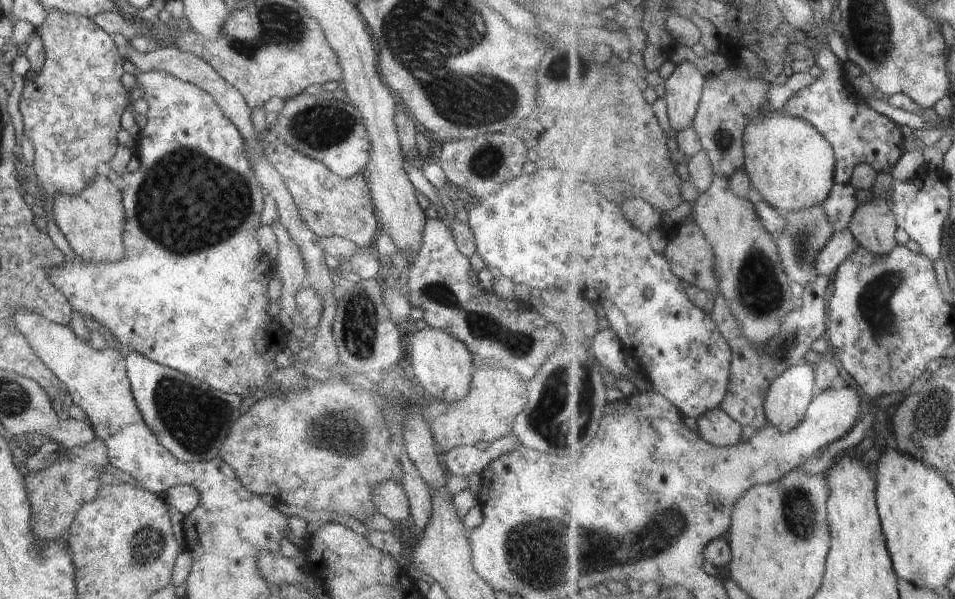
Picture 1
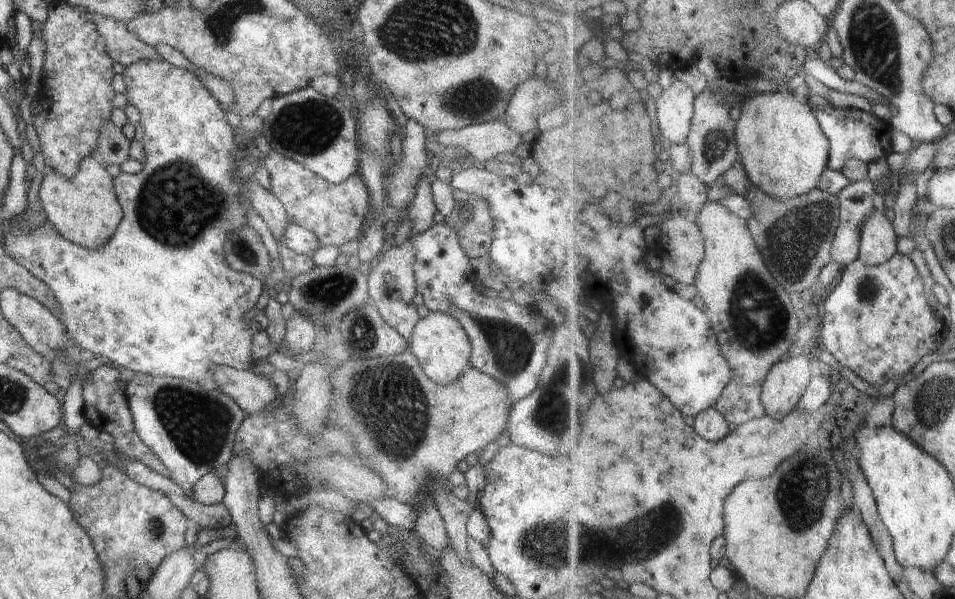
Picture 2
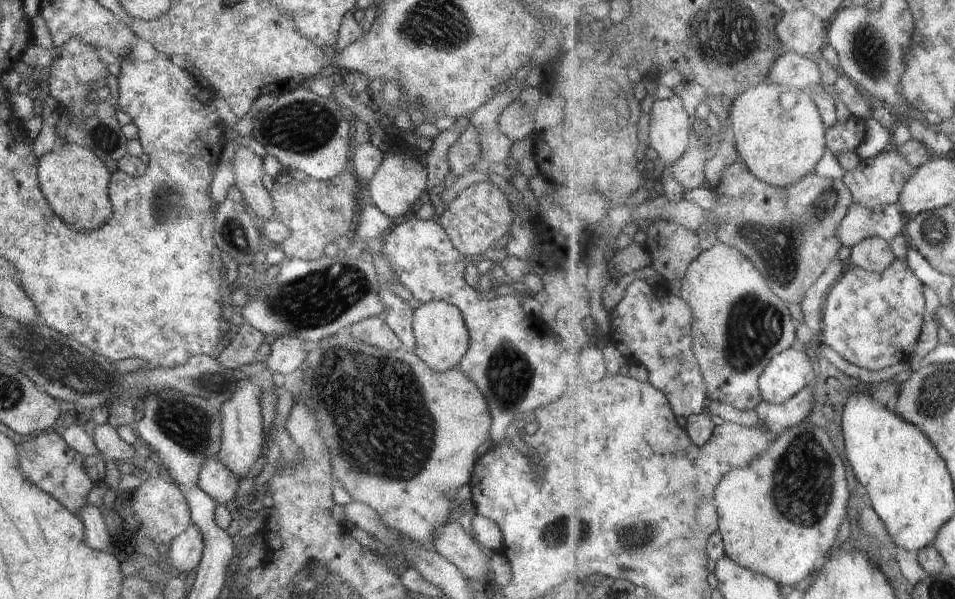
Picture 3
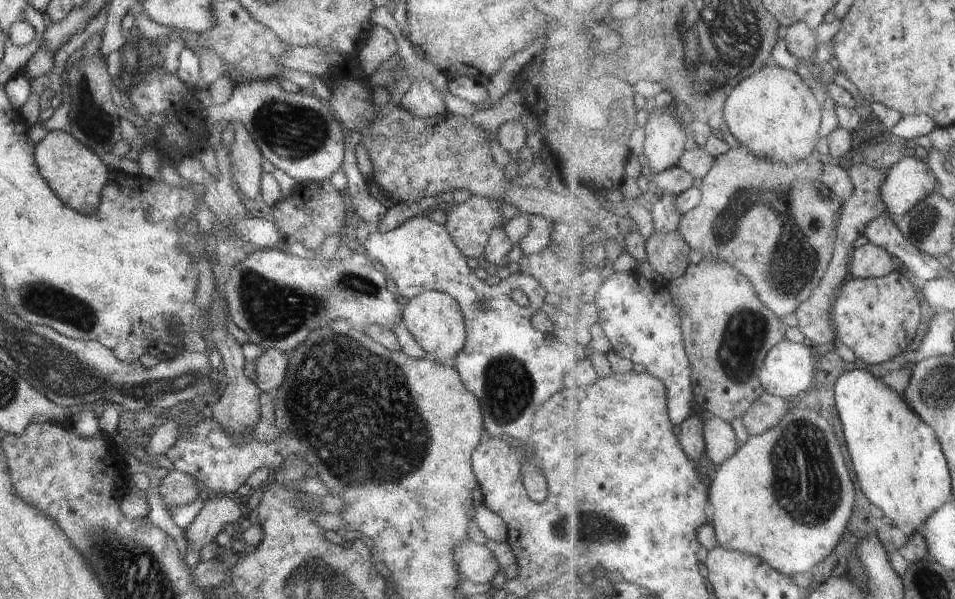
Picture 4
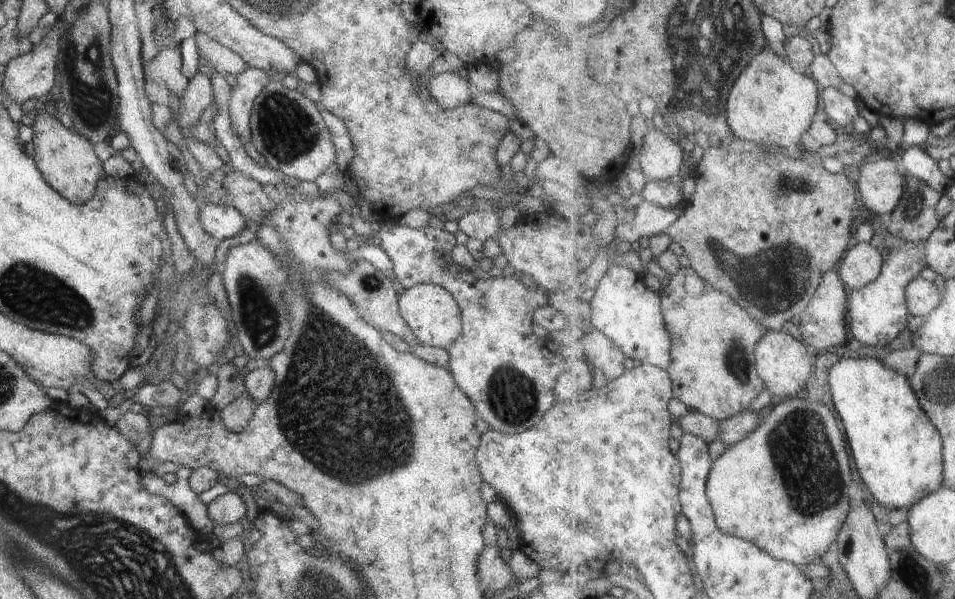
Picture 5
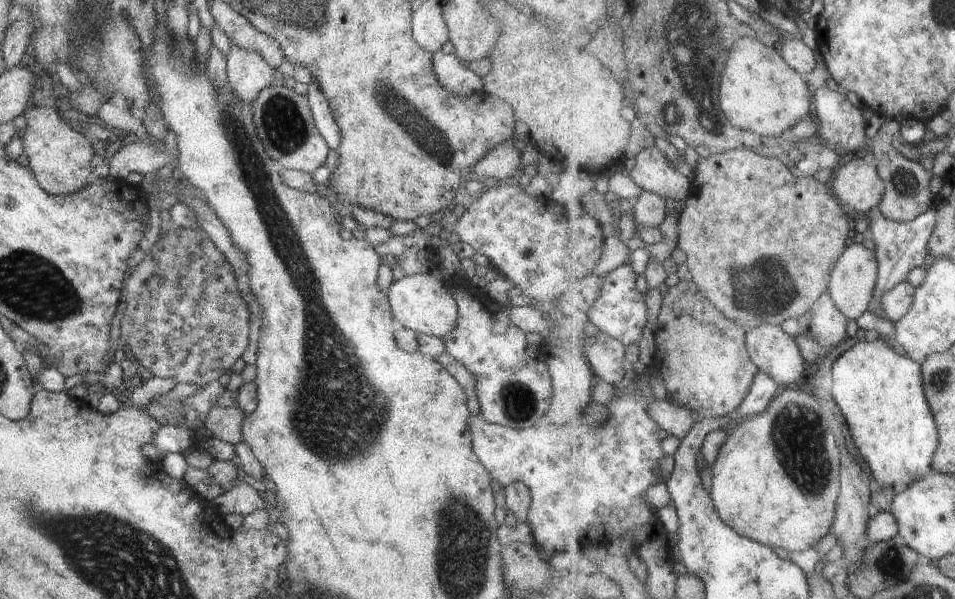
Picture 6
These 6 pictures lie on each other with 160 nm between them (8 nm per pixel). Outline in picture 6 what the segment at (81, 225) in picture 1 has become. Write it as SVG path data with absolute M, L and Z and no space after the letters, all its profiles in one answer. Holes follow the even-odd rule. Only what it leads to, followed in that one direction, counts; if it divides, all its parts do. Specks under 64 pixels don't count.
M32 107L23 111L26 118L24 132L19 132L29 160L29 168L42 190L49 195L66 196L77 193L90 184L92 157L95 155L89 137L73 129L61 113L52 107Z

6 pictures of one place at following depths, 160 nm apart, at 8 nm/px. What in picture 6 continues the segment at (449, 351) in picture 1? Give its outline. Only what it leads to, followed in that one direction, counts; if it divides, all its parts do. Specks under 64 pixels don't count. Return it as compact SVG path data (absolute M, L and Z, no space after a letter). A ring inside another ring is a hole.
M429 273L415 274L394 281L387 292L392 317L399 327L410 329L420 336L443 338L453 331L458 318L458 307L449 291L451 281Z

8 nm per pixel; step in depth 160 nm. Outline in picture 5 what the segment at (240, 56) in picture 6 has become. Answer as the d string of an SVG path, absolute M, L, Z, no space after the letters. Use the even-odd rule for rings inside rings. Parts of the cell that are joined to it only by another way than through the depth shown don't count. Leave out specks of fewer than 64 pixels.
M246 66L246 70L242 74L236 76L237 84L230 91L229 116L234 132L238 132L238 136L248 142L251 140L251 111L256 98L260 92L273 81L267 75L267 71L260 68Z

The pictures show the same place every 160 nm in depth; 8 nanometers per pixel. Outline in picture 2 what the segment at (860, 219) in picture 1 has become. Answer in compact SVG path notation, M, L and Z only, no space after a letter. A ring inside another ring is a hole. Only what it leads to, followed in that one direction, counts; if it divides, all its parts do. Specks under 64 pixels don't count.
M875 210L865 222L858 258L869 265L889 263L899 253L900 240L892 214Z

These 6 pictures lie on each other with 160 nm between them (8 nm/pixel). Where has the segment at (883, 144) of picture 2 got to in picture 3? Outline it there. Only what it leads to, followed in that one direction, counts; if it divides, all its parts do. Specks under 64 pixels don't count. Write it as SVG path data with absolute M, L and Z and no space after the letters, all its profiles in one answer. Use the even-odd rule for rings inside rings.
M853 113L846 122L838 121L828 128L829 148L839 158L845 152L858 152L869 136L866 115Z

